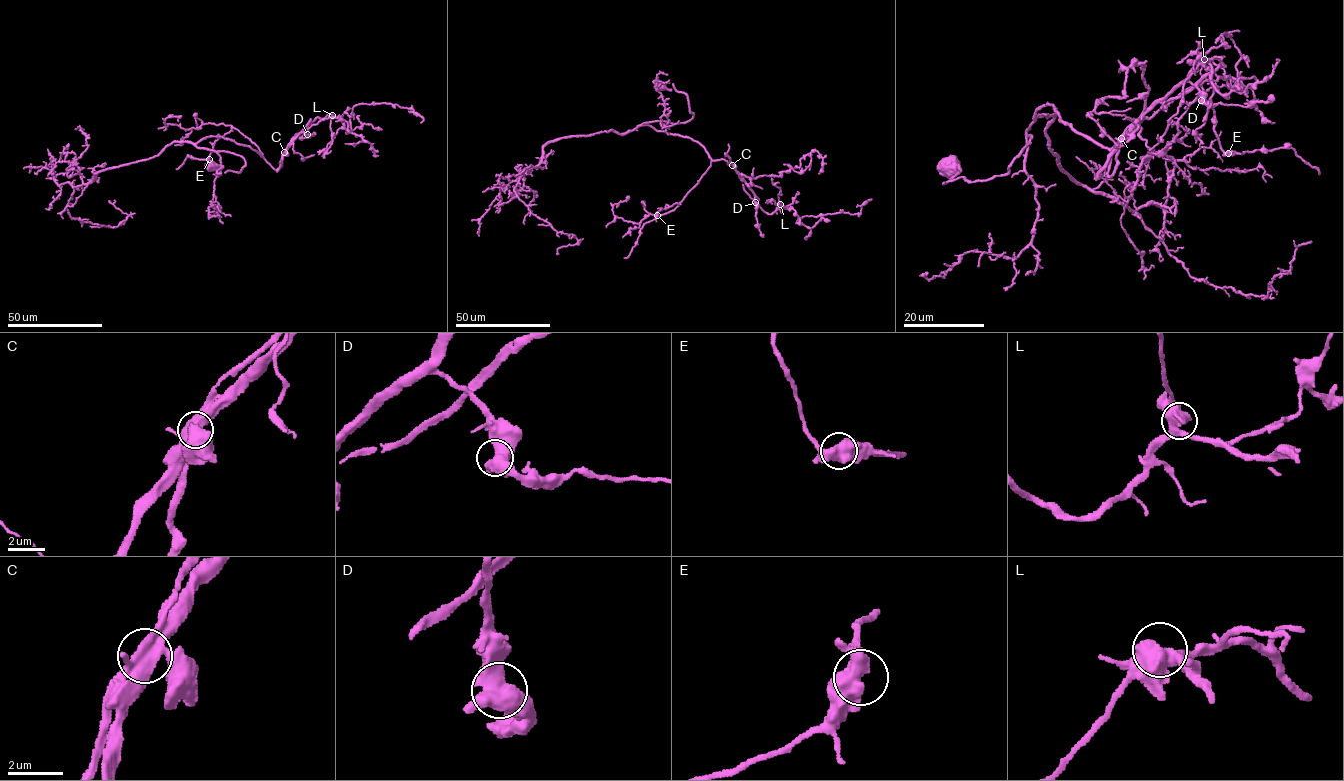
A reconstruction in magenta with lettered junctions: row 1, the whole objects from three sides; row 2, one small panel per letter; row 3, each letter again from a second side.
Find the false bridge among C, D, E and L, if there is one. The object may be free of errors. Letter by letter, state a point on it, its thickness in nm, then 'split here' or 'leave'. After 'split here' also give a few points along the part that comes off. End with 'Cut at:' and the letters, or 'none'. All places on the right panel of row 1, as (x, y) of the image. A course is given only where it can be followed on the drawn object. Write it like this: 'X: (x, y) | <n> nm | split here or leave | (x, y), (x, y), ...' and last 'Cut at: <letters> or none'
C: (1121, 138) | 480 nm | split here | (1122, 138), (1146, 113), (1184, 82), (1190, 82), (1207, 104), (1253, 105), (1268, 102), (1274, 96)
D: (1201, 100) | 550 nm | leave
E: (1228, 153) | 500 nm | leave
L: (1204, 59) | 500 nm | leave
Cut at: C

